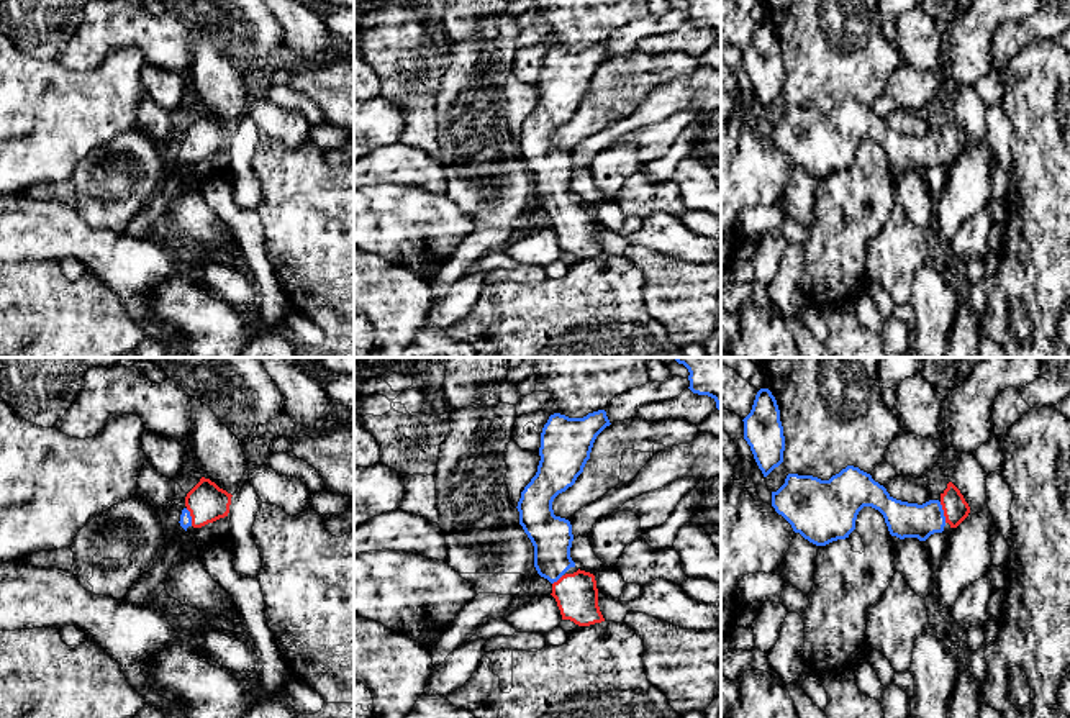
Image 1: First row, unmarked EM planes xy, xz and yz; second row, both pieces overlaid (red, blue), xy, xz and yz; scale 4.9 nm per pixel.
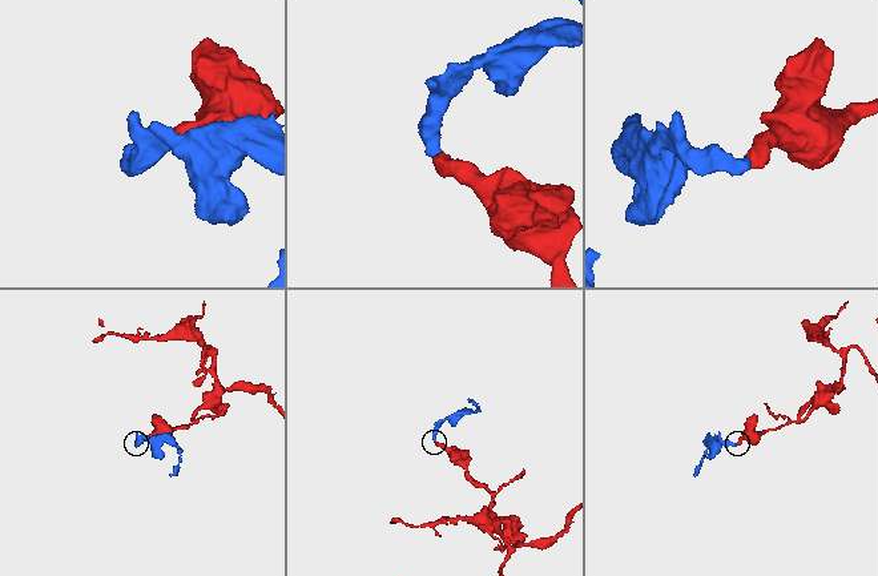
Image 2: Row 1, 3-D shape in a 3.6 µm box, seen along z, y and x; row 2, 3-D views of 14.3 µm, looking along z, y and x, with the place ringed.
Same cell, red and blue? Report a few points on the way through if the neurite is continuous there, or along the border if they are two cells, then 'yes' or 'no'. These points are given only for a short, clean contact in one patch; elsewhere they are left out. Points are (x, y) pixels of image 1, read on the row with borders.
across yz (956, 508), (944, 512), (924, 520), (905, 520) | yes

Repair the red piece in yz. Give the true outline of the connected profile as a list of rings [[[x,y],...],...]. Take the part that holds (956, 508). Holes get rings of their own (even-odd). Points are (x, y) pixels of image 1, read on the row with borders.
[[[854,466],[829,480],[788,474],[785,484],[772,492],[772,507],[795,533],[816,546],[849,538],[864,507],[883,515],[891,536],[919,541],[942,533],[947,523],[957,528],[970,513],[968,503],[952,482],[939,500],[918,505],[893,498],[870,474]]]

